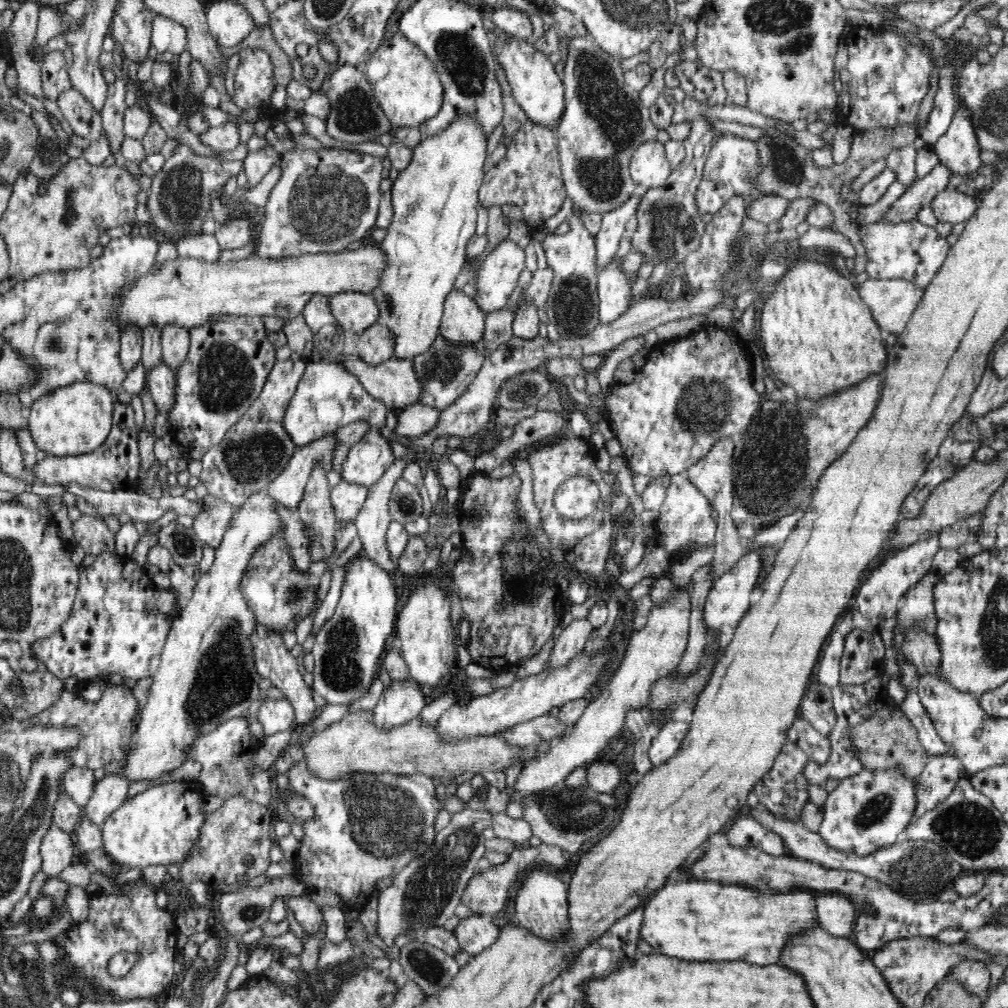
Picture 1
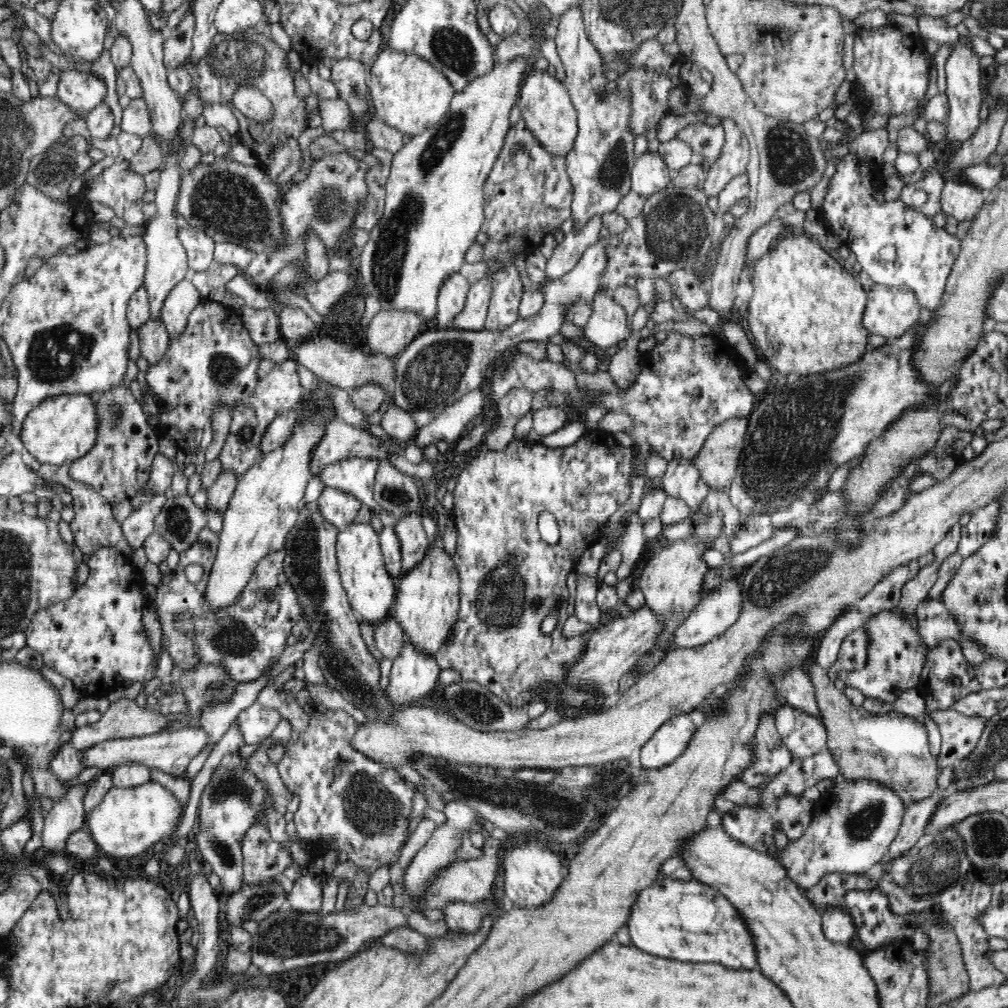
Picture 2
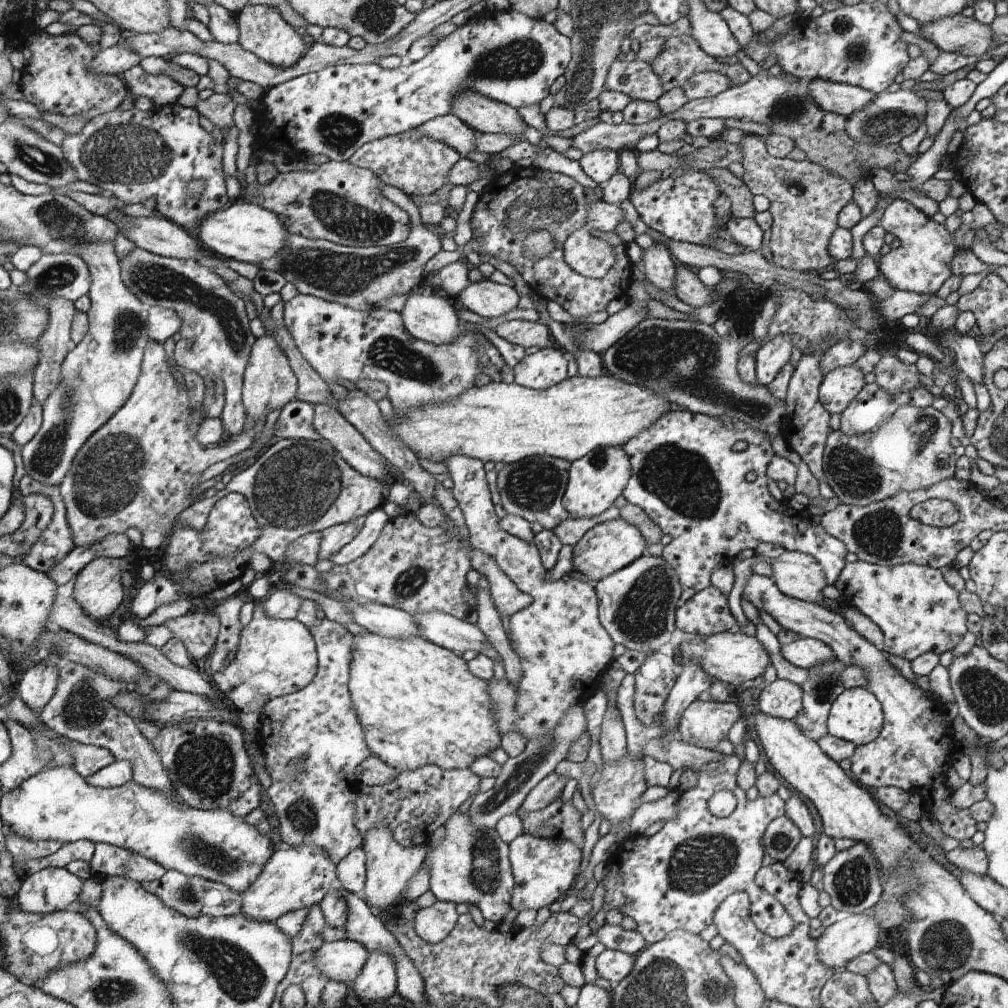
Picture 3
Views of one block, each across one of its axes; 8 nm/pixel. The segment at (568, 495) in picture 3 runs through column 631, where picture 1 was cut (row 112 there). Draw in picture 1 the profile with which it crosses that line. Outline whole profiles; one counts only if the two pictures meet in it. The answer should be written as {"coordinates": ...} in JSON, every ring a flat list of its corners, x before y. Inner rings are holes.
{"coordinates":[[458,113,446,128,431,134,430,138,424,138,414,148,410,164,400,170,396,182,393,182,393,216,384,240,378,244,387,259,387,266,380,271,379,283,370,294,379,308,378,322,394,333,397,343,393,356,398,359,412,360,417,354,425,353,439,335,444,301,466,263,466,246,476,233,479,190,485,177,484,162,488,156,488,135,476,113]]}

